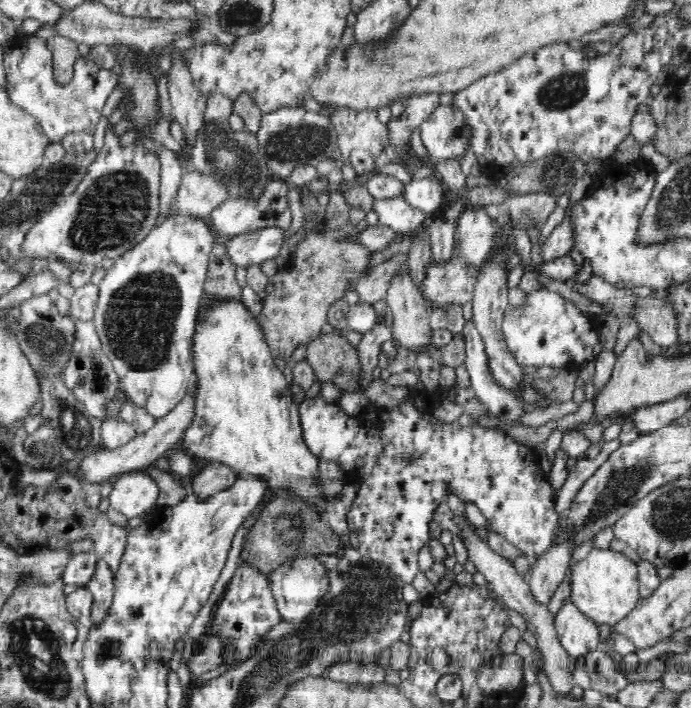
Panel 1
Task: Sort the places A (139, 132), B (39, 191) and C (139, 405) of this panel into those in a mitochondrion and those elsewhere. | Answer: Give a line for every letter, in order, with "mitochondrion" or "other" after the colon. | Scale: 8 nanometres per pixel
A: other
B: mitochondrion
C: other

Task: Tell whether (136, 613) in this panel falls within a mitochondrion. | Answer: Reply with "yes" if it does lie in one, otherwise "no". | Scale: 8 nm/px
yes

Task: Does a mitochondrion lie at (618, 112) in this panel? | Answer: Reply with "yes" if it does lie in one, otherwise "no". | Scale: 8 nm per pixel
no

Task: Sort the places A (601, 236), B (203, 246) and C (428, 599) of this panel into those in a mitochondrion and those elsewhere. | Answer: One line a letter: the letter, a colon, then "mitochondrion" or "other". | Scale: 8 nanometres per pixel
A: other
B: other
C: other

